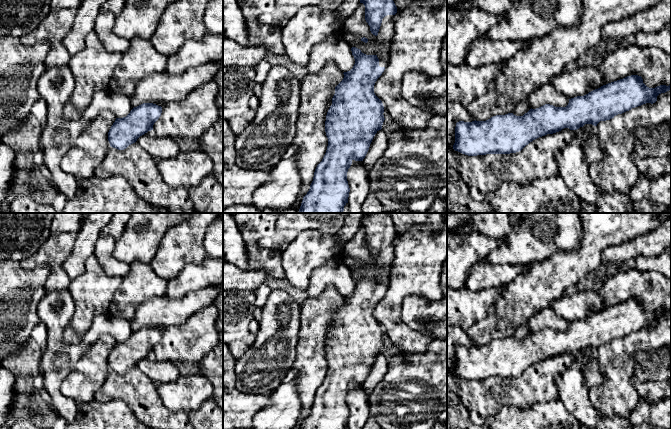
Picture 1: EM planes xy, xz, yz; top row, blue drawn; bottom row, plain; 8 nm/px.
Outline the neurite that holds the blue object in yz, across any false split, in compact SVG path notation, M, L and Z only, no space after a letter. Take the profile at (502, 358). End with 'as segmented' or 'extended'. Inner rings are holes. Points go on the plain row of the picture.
M638 299L608 307L584 320L569 323L566 331L555 331L545 328L536 333L530 333L523 340L513 337L496 339L486 345L459 345L455 351L455 367L453 373L468 380L486 378L510 378L521 375L533 364L561 355L564 352L577 354L585 348L597 350L600 345L606 345L632 332L646 327L655 327L657 320L671 313L671 309L660 309L649 312Z; as segmented

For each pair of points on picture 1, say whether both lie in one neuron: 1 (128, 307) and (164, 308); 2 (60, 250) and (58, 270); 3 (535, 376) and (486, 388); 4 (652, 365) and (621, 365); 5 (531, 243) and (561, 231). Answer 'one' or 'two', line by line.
1: two
2: one
3: one
4: two
5: one

